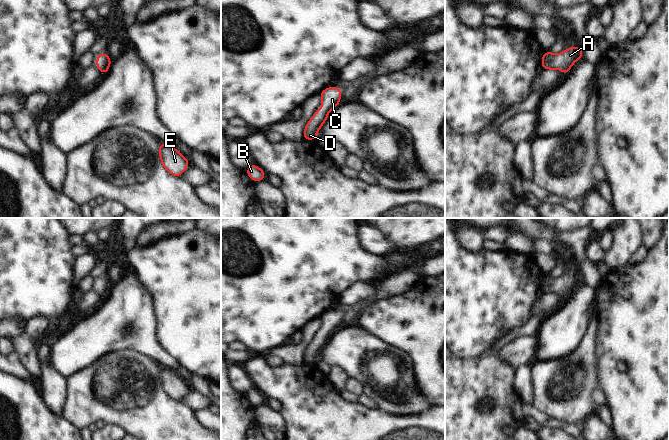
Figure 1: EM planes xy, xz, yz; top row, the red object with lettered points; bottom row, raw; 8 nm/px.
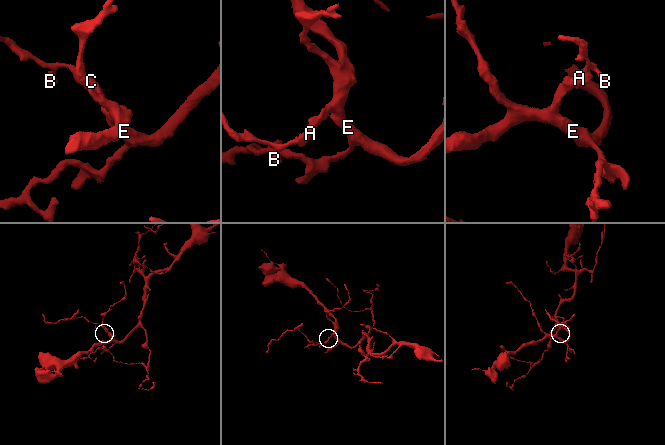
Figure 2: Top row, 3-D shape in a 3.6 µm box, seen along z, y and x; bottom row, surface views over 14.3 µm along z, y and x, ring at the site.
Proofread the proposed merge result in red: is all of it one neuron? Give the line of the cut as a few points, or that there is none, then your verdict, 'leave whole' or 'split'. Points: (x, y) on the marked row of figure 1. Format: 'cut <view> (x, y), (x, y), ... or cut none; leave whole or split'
cut none; leave whole

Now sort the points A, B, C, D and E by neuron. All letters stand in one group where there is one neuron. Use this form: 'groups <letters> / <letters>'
groups A B C D E

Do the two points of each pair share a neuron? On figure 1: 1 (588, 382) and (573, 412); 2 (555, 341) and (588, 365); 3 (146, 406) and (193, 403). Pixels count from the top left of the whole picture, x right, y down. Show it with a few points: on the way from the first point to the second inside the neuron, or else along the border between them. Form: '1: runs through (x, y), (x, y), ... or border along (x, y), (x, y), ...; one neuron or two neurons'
1: runs through (581, 389), (573, 401), (573, 405); one neuron
2: border along (585, 333), (581, 342), (573, 350), (549, 360); two neurons
3: border along (179, 402), (193, 412); two neurons

